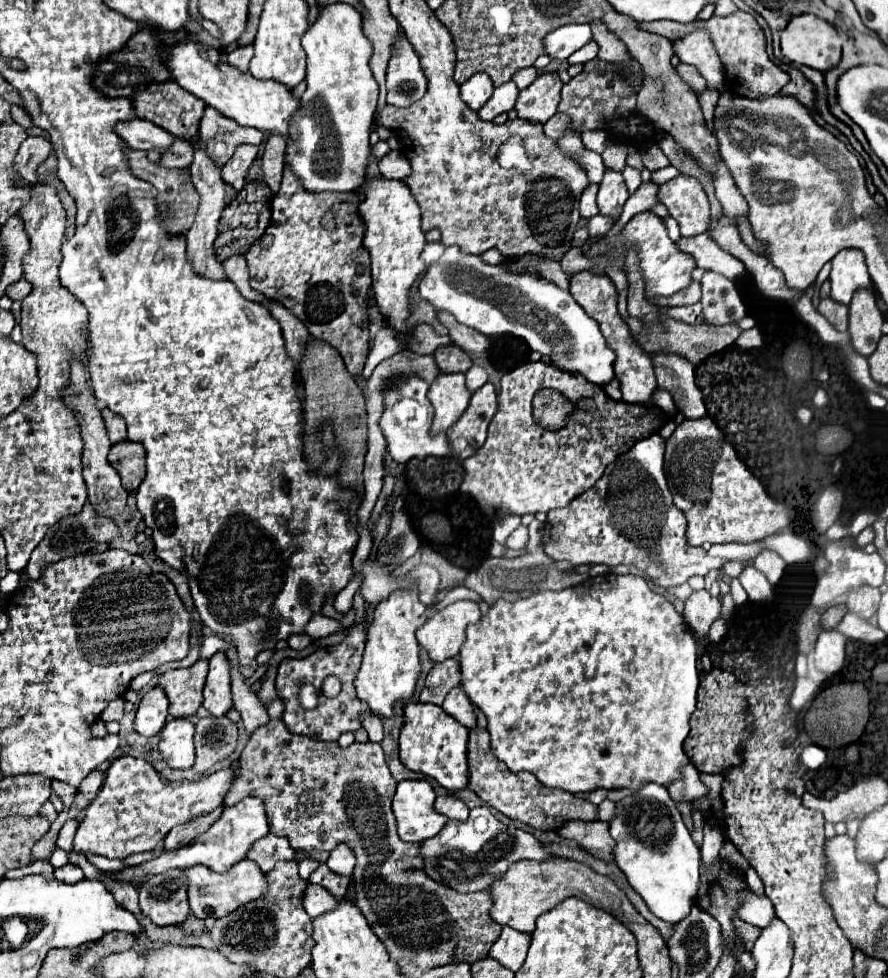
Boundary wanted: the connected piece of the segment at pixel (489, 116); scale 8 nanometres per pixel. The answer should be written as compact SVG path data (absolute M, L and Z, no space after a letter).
M513 81L497 87L493 97L485 103L485 109L479 111L479 117L485 121L493 121L499 113L509 113L515 107L517 97L519 97L519 89Z

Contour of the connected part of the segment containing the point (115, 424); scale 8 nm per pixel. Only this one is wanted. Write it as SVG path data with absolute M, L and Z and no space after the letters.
M103 407L103 417L105 417L105 425L107 425L107 433L109 433L111 443L119 443L119 441L127 439L127 427L125 427L123 417L119 417L117 413L113 413L107 407Z

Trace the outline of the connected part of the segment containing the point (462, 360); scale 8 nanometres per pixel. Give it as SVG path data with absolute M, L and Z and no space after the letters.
M453 343L439 347L435 351L435 359L437 359L439 369L445 373L465 373L473 365L471 355L467 355L461 347L457 347Z

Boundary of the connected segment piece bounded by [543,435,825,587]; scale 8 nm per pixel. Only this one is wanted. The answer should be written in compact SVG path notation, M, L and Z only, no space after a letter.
M661 435L639 441L627 453L621 453L621 457L617 457L609 469L605 469L597 485L571 501L567 507L549 511L543 525L545 553L555 561L567 559L573 565L635 565L659 587L683 585L691 575L705 577L711 569L721 569L727 561L749 563L765 549L779 553L787 563L811 563L815 575L825 571L823 551L811 545L807 539L789 533L789 529L767 535L753 543L721 543L711 545L709 551L703 547L691 547L685 539L685 515L673 505L673 497L667 487L663 473L663 453L665 439Z

